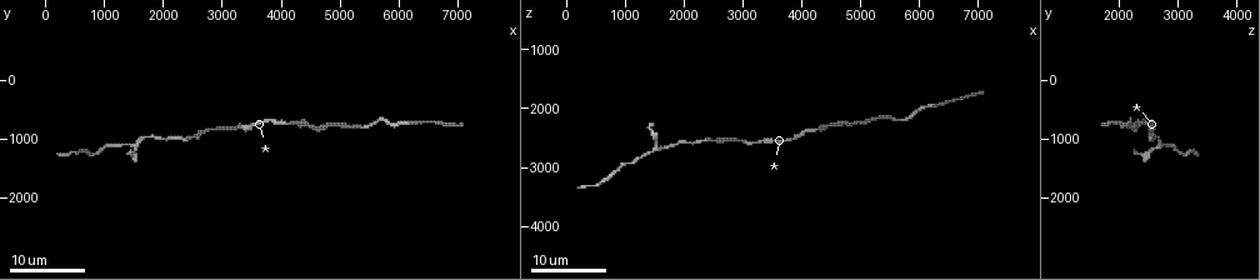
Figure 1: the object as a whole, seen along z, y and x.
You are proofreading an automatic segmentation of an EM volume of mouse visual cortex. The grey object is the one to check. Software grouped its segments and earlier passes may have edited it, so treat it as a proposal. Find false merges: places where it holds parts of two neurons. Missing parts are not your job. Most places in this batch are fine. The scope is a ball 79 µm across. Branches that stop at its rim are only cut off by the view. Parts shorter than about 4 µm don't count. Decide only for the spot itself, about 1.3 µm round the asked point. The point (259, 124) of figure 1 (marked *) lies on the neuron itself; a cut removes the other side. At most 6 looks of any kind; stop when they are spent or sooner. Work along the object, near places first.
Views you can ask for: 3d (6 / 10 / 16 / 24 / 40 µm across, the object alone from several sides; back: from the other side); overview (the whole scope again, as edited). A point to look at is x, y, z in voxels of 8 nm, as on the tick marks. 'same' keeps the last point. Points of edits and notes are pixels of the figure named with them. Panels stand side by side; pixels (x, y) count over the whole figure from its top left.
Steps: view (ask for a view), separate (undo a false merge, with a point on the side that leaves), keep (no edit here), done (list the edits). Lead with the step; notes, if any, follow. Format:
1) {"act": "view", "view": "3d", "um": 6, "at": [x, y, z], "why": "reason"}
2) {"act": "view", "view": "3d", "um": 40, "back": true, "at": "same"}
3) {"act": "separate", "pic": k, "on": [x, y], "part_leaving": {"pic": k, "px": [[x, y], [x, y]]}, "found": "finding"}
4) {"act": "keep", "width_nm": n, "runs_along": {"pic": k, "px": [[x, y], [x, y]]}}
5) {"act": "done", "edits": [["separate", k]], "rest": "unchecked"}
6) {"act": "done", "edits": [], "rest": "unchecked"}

{"act": "view", "view": "3d", "um": 16, "at": [2550, 950, 2550], "why": "calibre changes"}

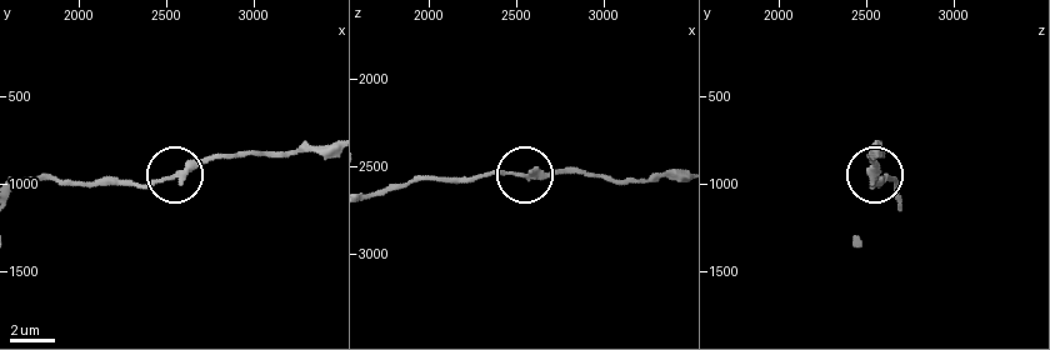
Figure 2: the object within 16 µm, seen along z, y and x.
{"act": "view", "view": "3d", "um": 10, "at": [2520, 960, 2540]}

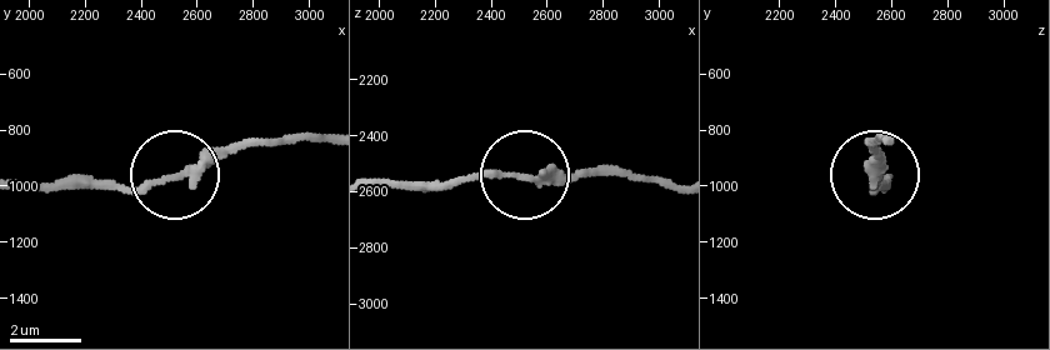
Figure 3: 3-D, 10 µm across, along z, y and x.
{"act": "view", "view": "3d", "um": 6, "at": [2500, 970, 2550]}

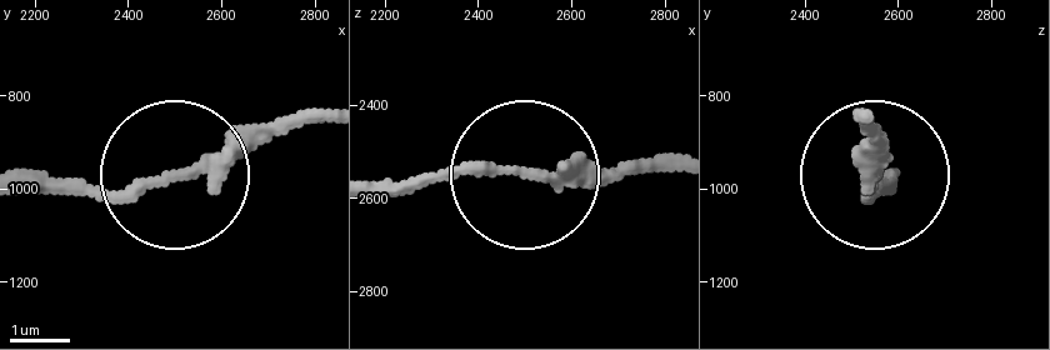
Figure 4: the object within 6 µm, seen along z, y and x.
{"act": "keep", "width_nm": 250, "runs_along": {"pic": 4, "px": [[874, 115], [884, 189]]}, "found": "one neuron here"}

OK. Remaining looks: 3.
{"act": "view", "view": "3d", "um": 16, "at": [4750, 750, 2250], "why": "thick turns thin"}

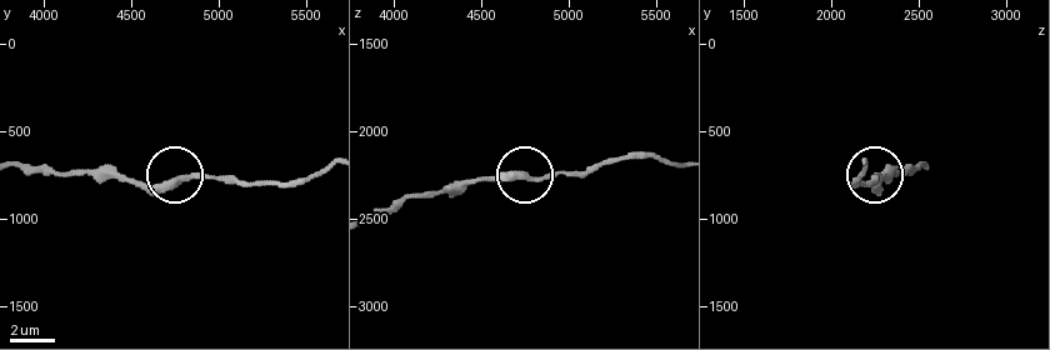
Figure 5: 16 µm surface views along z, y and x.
{"act": "view", "view": "3d", "um": 6, "at": [4800, 780, 2260], "why": "zoom in"}

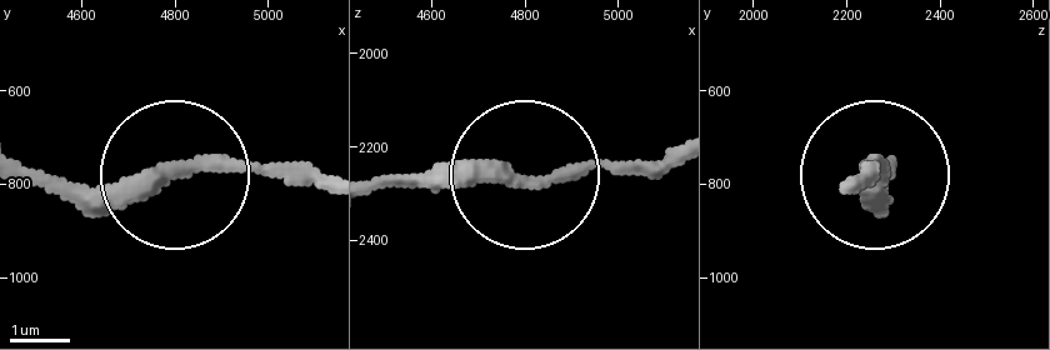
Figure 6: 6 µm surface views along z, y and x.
{"act": "keep", "runs_along": {"pic": 6, "px": [[379, 189], [678, 160]]}, "found": "one neuron here"}

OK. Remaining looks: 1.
{"act": "done", "edits": [], "rest": "unchecked"}

